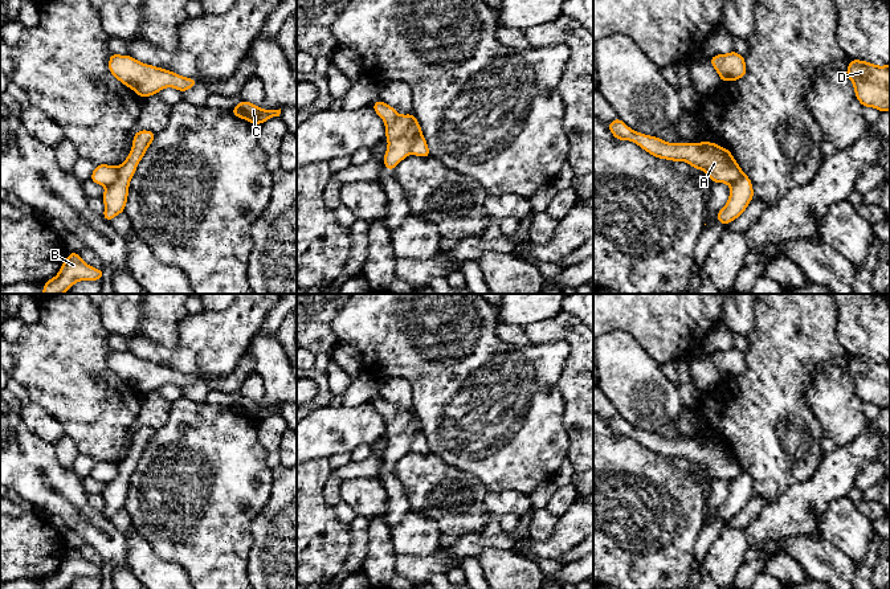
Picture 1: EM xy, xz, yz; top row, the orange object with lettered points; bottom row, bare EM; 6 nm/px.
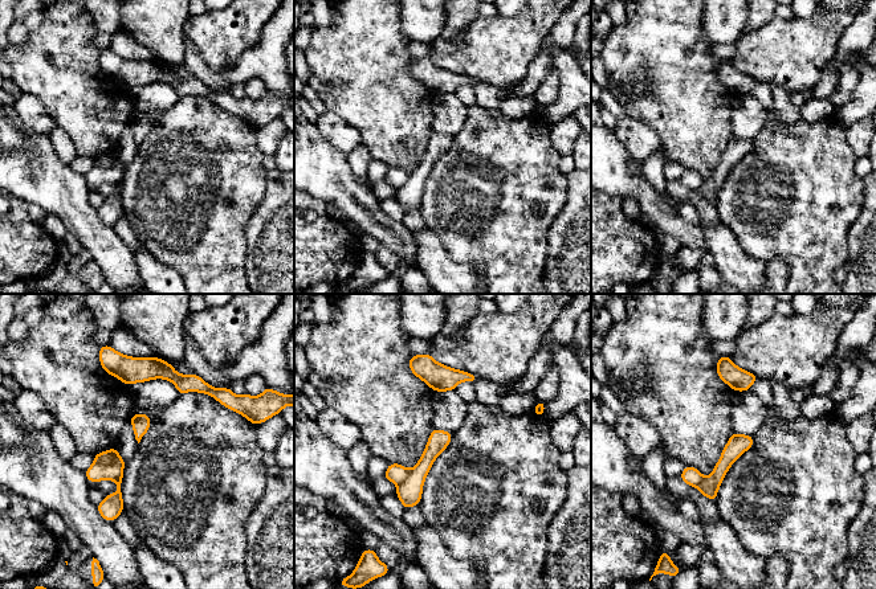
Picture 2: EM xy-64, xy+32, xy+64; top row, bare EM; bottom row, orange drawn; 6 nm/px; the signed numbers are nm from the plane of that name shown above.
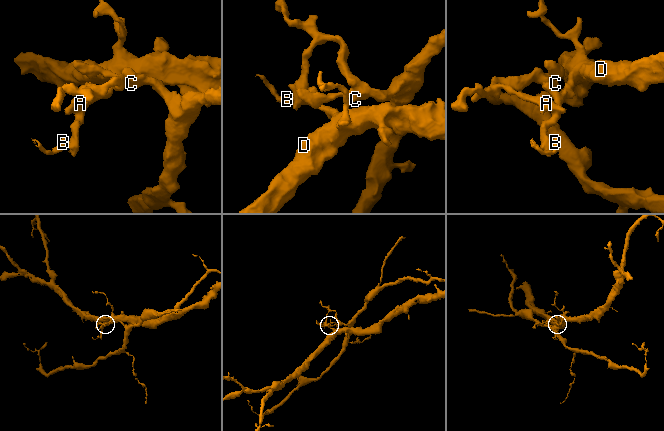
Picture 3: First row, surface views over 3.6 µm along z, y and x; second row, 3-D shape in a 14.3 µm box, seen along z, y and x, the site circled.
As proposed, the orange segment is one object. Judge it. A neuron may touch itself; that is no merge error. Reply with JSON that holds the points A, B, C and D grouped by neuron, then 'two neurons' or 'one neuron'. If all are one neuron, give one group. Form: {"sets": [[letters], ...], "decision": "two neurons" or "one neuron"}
{"sets": [["A", "B", "C", "D"]], "decision": "one neuron"}

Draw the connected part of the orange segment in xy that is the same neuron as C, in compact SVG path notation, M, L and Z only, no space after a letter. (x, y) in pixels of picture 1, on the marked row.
M241 101L232 110L232 114L237 118L242 118L256 126L269 120L272 116L279 116L279 110L262 110L260 106L246 101Z

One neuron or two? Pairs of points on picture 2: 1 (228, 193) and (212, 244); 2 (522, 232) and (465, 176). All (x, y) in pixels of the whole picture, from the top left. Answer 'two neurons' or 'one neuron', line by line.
1: one neuron
2: one neuron

